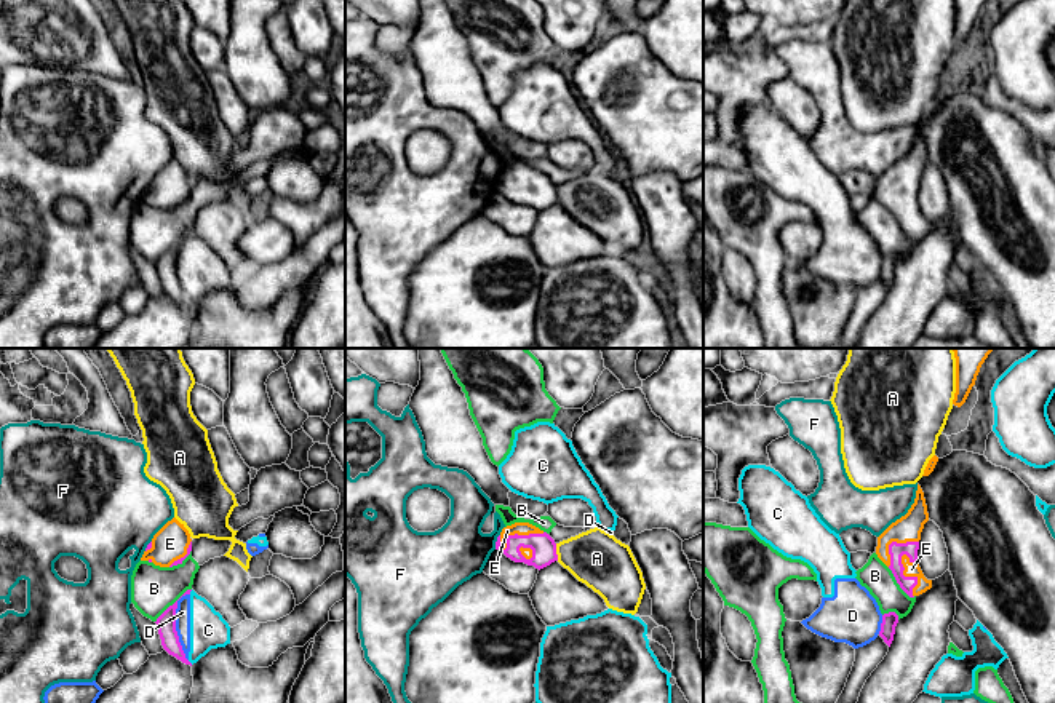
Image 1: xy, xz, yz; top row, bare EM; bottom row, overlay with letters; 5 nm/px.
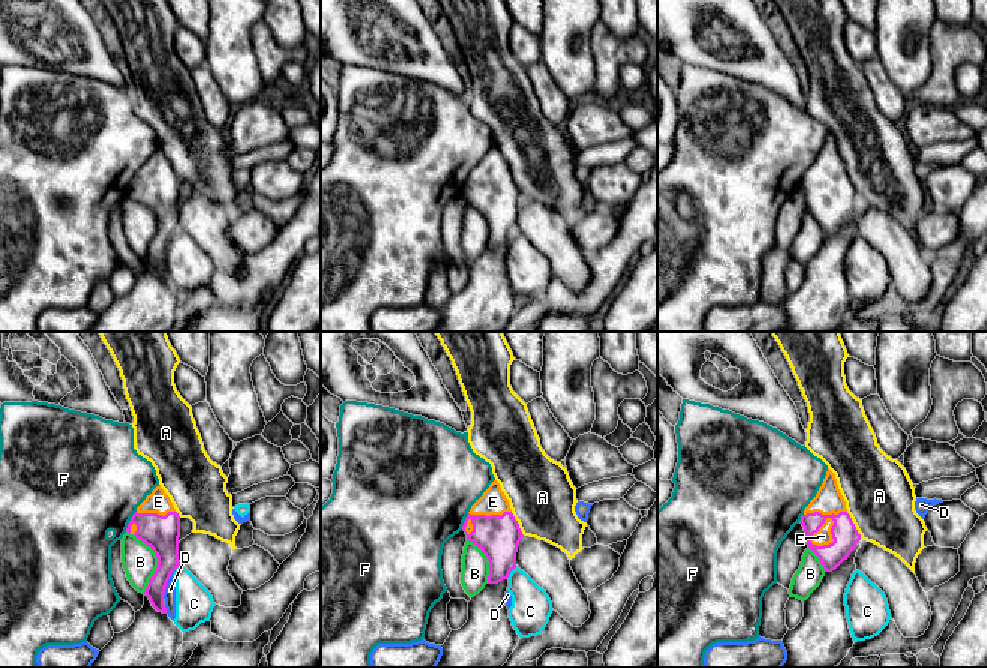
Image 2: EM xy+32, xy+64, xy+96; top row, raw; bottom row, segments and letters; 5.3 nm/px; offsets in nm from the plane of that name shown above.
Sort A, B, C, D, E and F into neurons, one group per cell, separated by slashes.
A / B / C D / E / F

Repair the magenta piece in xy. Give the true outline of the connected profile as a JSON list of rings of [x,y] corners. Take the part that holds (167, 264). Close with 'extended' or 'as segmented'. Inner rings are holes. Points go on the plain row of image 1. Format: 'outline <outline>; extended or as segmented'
outline [[[177,243],[169,248],[158,260],[157,260],[157,272],[161,281],[161,288],[163,291],[176,299],[177,302],[181,302],[185,307],[192,305],[185,300],[185,296],[182,292],[182,288],[179,284],[179,278],[176,273],[176,251],[177,251]]]; as segmented

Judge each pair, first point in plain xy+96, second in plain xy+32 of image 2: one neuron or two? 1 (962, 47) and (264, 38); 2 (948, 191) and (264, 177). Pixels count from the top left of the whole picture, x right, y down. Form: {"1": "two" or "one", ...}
{"1": "one", "2": "one"}

